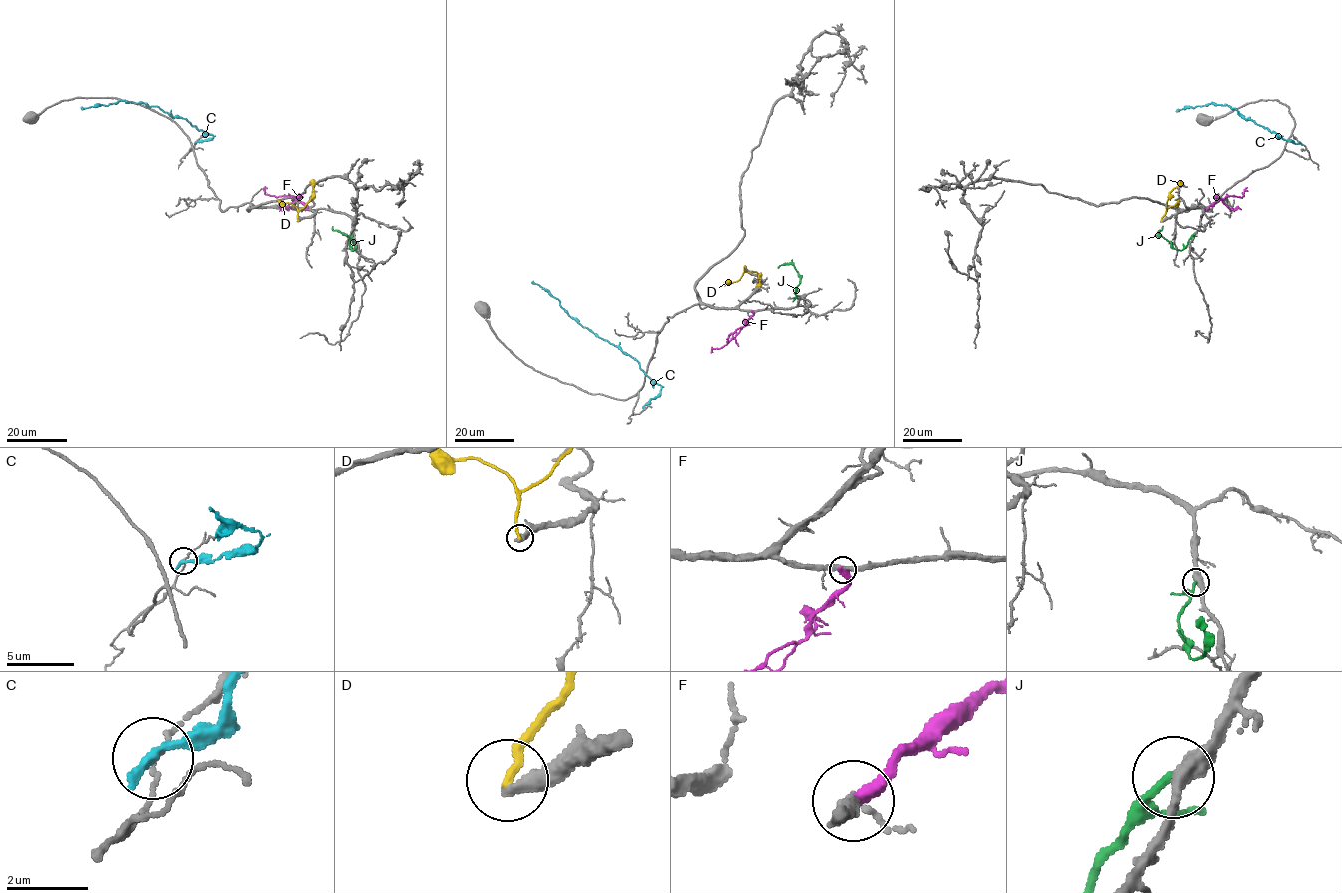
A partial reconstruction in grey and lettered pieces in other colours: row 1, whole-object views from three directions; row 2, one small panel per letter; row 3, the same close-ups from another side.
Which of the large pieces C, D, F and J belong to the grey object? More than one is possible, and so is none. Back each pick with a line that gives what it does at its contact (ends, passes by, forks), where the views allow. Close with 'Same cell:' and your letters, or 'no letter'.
Same cell: no letter

